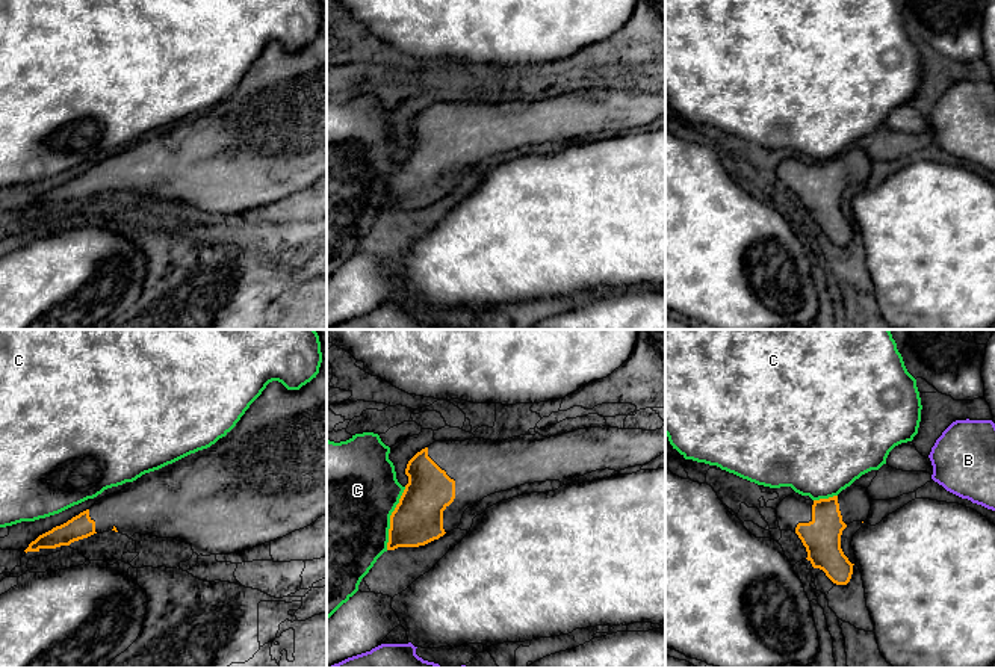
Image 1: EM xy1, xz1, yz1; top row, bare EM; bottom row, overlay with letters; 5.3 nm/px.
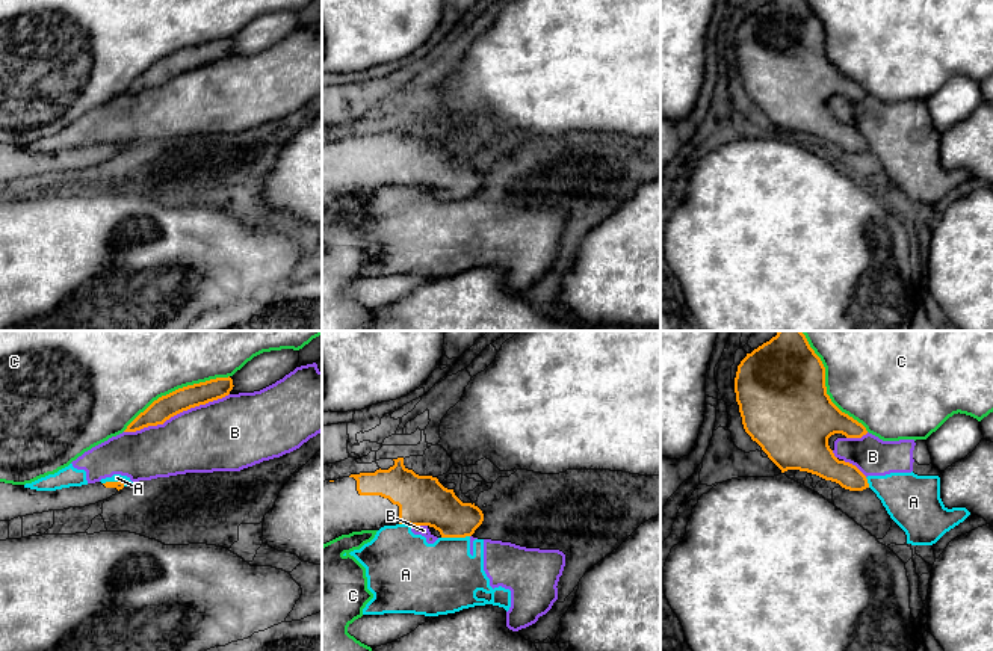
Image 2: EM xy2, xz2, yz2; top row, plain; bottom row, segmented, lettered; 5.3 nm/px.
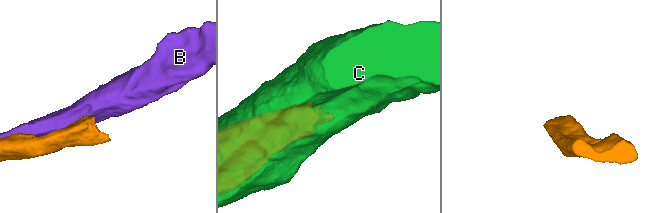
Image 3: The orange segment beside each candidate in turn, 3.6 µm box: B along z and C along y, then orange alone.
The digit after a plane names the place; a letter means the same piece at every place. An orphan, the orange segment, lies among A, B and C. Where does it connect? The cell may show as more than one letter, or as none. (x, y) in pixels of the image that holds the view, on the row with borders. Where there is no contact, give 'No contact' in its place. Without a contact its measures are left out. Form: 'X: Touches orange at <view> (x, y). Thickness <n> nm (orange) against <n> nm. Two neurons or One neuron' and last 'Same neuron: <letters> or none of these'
A: Touches orange at xz2 (455, 536). Thickness 260 nm (orange) against 380 nm. Two neurons
B: Touches orange at xy2 (176, 414). Thickness 120 nm (orange) against 360 nm. Two neurons
C: Touches orange at yz2 (824, 384). Thickness 480 nm (orange) against 480 nm. Two neurons
Same neuron: none of these

